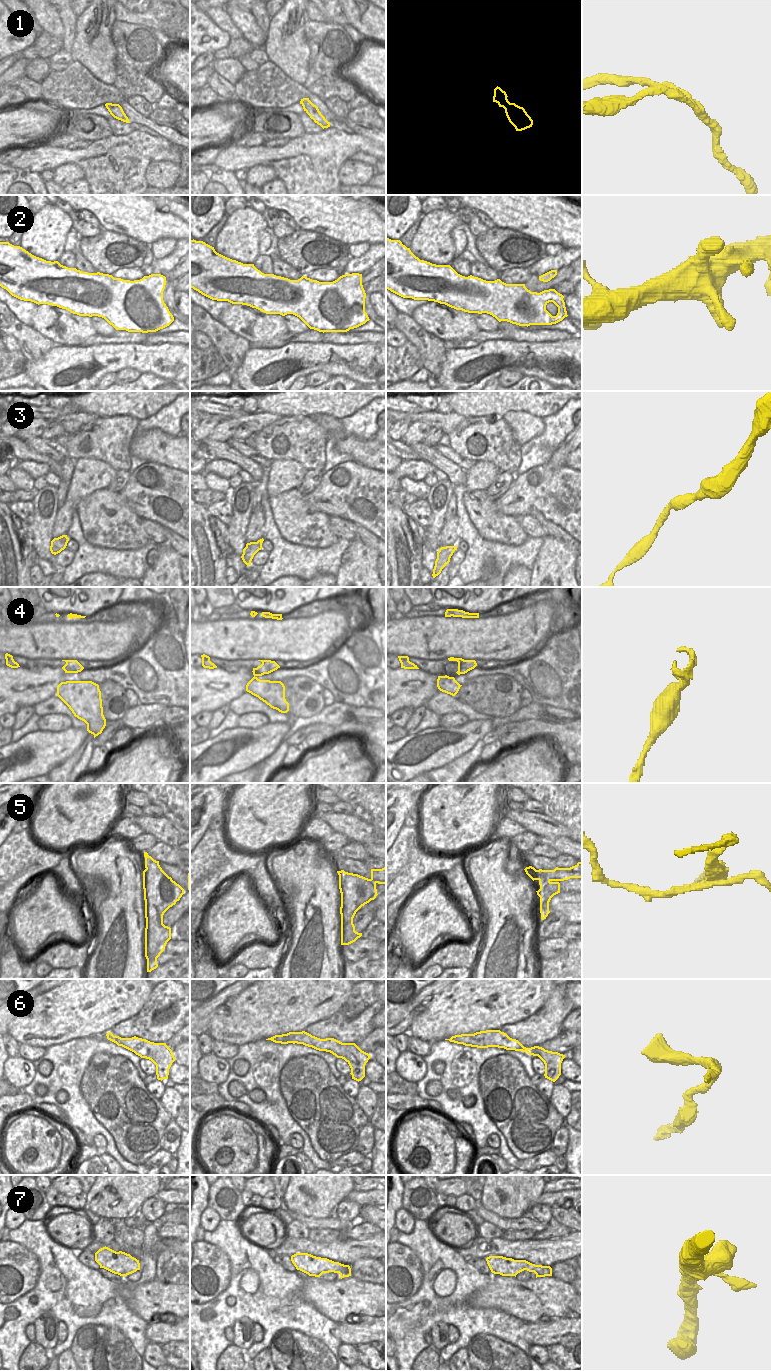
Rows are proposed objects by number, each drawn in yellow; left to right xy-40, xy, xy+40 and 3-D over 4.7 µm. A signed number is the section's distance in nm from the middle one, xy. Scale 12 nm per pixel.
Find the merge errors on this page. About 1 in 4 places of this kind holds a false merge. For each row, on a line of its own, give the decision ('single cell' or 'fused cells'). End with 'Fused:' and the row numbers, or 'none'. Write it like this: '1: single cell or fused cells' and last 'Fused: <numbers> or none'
1: fused cells
2: single cell
3: single cell
4: single cell
5: fused cells
6: single cell
7: single cell
Fused: 1, 5

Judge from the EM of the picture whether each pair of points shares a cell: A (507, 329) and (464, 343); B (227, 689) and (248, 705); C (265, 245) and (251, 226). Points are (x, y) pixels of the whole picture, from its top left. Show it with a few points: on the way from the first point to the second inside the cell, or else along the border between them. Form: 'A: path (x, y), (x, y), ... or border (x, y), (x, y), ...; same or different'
A: border (498, 328), (507, 338); different
B: border (246, 691), (234, 698), (228, 705); different
C: border (265, 230), (259, 237), (259, 254); different

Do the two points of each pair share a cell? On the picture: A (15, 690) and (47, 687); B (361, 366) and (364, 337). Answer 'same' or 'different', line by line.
A: same
B: different

